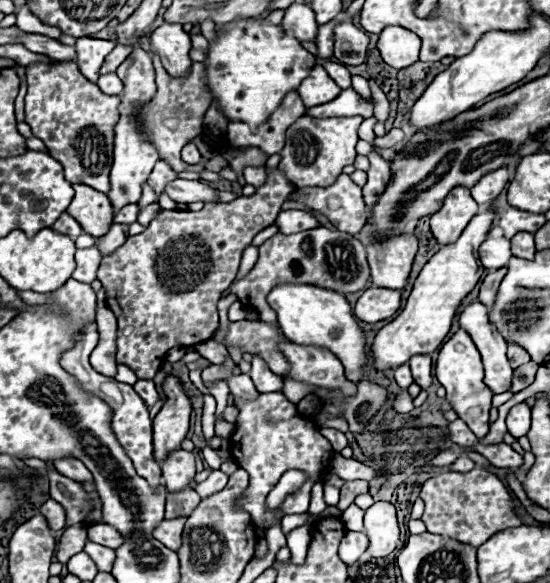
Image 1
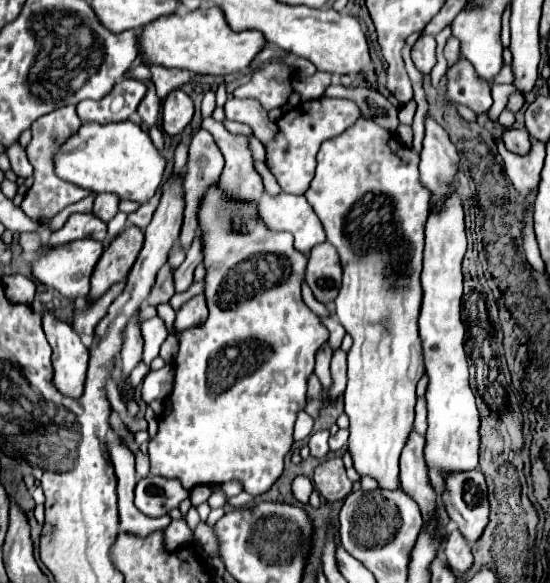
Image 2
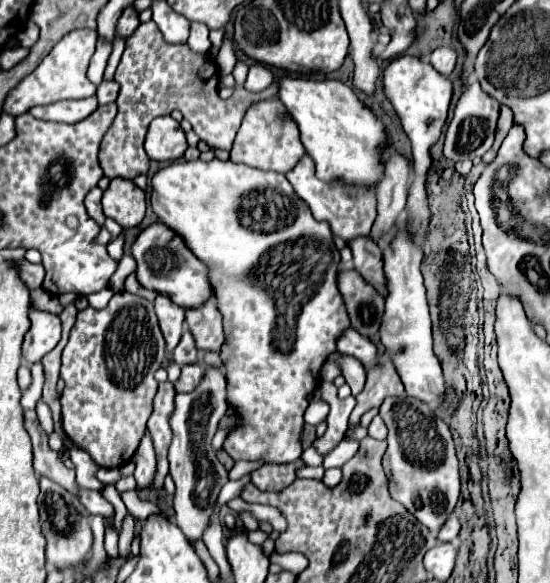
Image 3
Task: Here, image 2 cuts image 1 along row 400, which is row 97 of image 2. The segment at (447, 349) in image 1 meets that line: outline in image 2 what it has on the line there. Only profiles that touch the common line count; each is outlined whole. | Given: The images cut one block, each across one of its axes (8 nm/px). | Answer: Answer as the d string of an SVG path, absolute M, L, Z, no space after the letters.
M464 58L458 60L448 72L448 98L468 106L476 114L484 114L492 106L490 84L482 80Z

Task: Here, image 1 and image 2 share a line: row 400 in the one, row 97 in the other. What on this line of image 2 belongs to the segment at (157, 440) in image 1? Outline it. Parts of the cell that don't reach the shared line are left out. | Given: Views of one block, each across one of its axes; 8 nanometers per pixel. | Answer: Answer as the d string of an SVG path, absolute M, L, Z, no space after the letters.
M172 90L164 100L162 100L162 126L164 132L170 136L176 136L184 130L184 126L192 120L194 108L192 100L184 90Z

